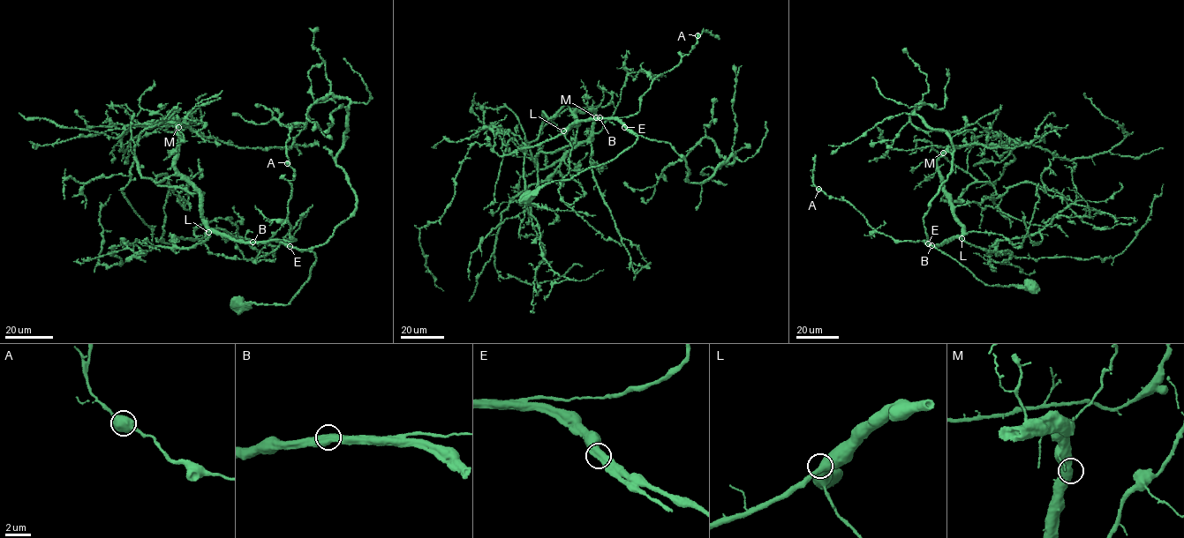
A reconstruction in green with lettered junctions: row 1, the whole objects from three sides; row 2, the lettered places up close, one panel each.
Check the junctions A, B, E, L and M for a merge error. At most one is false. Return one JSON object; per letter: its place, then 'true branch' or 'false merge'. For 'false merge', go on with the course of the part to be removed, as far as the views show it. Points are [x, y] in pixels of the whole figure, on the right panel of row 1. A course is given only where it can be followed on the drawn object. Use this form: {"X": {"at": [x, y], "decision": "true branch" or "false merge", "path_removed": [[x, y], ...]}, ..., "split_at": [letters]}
{"A": {"at": [818, 189], "decision": "true branch"}, "B": {"at": [931, 245], "decision": "true branch"}, "E": {"at": [928, 243], "decision": "true branch"}, "L": {"at": [961, 238], "decision": "true branch"}, "M": {"at": [943, 153], "decision": "true branch"}, "split_at": []}

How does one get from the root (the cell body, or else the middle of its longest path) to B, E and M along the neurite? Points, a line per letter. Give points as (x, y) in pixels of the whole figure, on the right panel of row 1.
B: (1030, 283), (1024, 286), (986, 285), (950, 256), (931, 245)
E: (1030, 283), (1024, 286), (986, 285), (950, 256), (928, 243)
M: (1030, 283), (986, 285), (926, 242), (938, 247), (961, 234), (962, 225), (937, 168), (943, 153)

